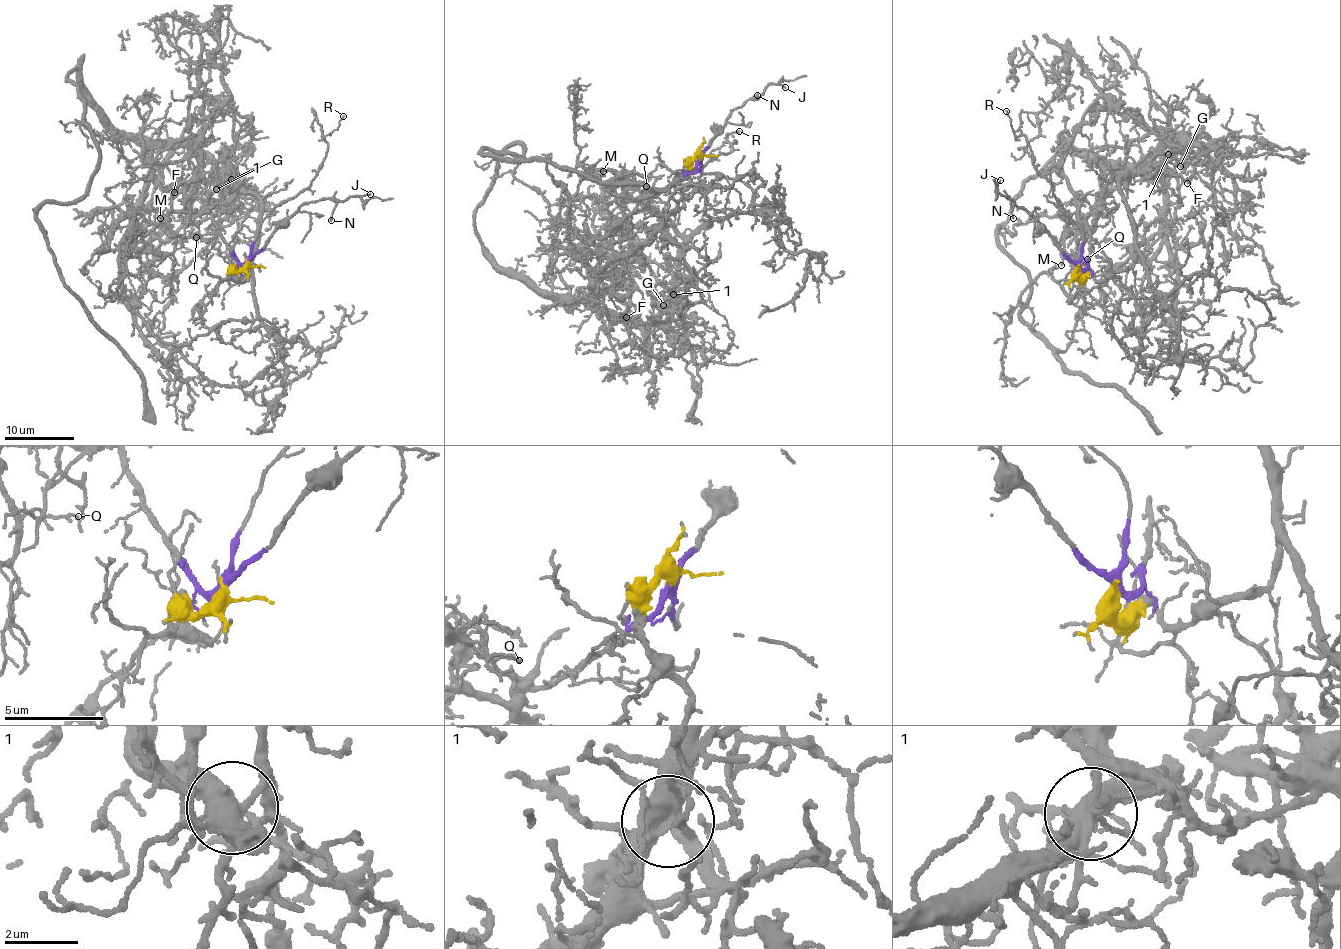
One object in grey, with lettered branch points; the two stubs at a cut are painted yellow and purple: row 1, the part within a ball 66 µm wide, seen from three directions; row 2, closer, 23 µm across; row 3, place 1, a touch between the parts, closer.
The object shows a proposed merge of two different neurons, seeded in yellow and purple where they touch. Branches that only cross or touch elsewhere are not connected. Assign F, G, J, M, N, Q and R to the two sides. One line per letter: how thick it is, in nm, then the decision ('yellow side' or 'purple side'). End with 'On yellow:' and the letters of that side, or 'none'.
F: 90 nm thick; yellow side
G: 140 nm thick; yellow side
J: 130 nm thick; purple side
M: 110 nm thick; yellow side
N: 140 nm thick; purple side
Q: 100 nm thick; yellow side
R: 110 nm thick; purple side
On yellow: F, G, M, Q

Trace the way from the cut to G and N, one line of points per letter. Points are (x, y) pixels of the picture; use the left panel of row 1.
G: (246, 261), (238, 271), (232, 267), (229, 278), (238, 281), (247, 269), (260, 198), (224, 185), (215, 190)
N: (246, 262), (303, 203), (333, 200), (336, 205), (330, 221)

